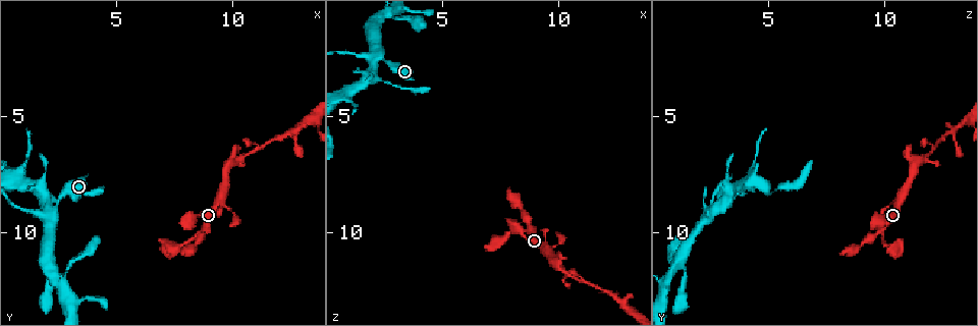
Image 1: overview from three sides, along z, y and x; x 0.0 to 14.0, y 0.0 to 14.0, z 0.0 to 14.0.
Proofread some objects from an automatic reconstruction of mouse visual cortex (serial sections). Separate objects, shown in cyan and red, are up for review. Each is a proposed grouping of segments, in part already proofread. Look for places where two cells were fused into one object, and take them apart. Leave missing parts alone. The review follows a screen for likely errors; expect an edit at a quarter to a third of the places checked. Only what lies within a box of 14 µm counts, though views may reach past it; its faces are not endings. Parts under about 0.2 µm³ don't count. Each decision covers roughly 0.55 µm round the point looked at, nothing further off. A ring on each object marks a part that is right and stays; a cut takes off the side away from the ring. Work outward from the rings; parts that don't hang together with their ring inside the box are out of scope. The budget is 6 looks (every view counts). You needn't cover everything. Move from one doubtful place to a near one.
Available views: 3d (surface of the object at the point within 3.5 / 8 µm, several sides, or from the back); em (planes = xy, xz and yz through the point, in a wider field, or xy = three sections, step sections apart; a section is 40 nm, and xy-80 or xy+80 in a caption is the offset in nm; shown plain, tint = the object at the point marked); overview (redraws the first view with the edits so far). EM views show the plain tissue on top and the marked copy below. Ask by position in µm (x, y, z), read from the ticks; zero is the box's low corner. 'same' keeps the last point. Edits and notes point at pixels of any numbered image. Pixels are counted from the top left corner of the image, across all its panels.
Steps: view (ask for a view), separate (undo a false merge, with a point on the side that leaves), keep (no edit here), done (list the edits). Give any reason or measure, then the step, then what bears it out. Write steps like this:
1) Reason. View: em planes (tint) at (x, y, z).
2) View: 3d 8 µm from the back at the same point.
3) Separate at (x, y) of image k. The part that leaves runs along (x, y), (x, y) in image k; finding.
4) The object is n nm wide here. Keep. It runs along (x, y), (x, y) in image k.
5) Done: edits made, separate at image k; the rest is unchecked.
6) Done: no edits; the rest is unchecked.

Thick turns thin. View: 3d 3.5 µm from the back at (8.7, 10.2, 9.7).

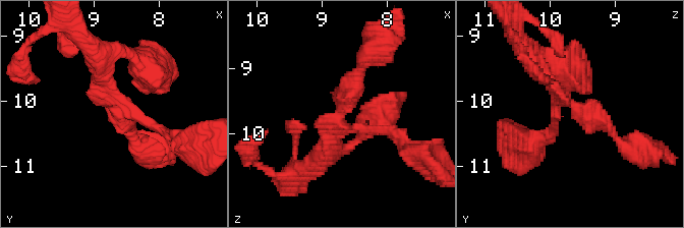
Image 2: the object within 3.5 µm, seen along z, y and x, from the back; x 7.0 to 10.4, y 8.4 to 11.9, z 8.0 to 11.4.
Shape alone is not enough. View: em xy step 1 (tint) at (8.75, 10.15, 9.60).

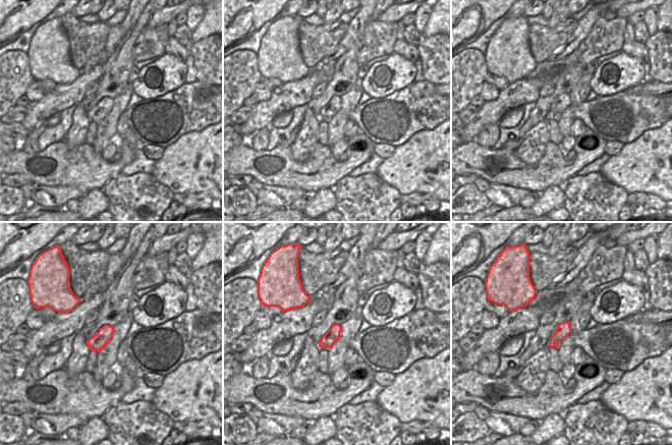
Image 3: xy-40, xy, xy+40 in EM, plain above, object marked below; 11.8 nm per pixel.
The object is 170 nm wide here. Keep. It runs along (528, 51), (554, 89), (622, 145) in image 2; continuous, no second cell.

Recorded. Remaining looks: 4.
Calibre changes. View: 3d 3.5 µm at (10.2, 6.9, 11.6).

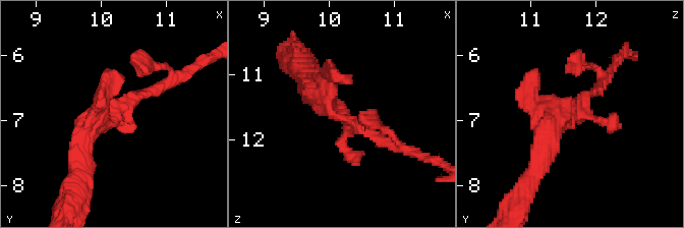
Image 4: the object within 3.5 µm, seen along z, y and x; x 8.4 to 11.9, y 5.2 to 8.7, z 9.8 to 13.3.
View: em xy step 5 (tint) at (10.25, 6.90, 11.65).

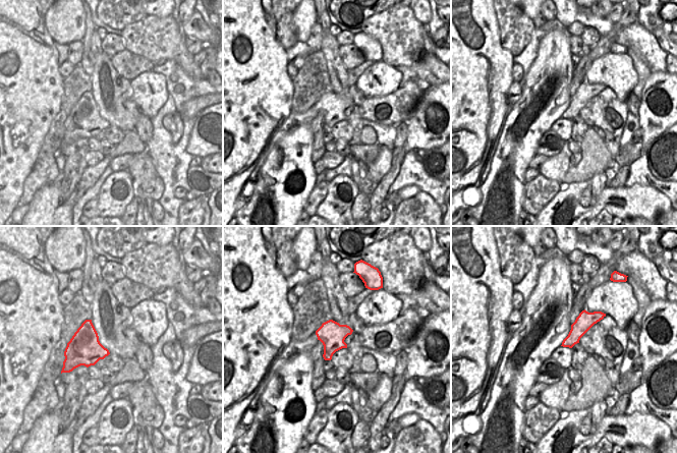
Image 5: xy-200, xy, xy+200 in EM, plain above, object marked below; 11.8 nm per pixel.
Keep. Continuous, no second cell.

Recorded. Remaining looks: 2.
Four-way junction. View: 3d 3.5 µm at (2.2, 9.0, 2.5).

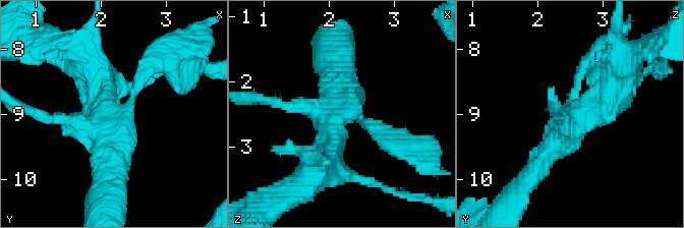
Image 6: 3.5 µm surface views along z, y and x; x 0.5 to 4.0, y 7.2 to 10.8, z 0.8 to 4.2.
View: em xy step 5 (tint) at (2.20, 9.05, 2.50).

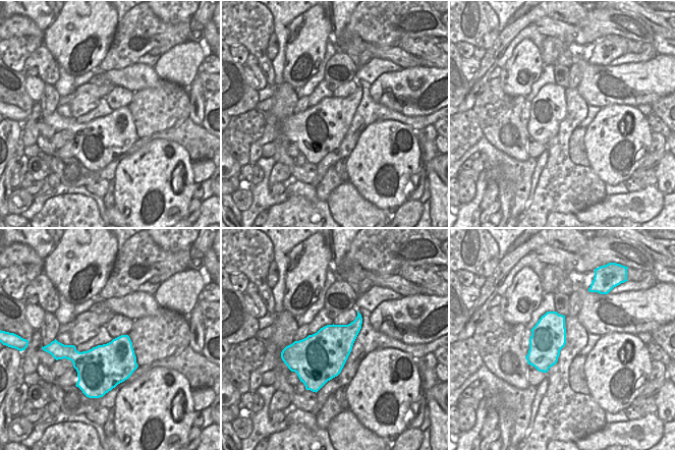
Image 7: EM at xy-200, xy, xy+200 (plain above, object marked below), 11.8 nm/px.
Keep. It runs along (585, 66), (567, 129), (533, 176) in image 6; continuous, no second cell.

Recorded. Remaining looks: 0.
Done: no edits; the rest is unchecked.

